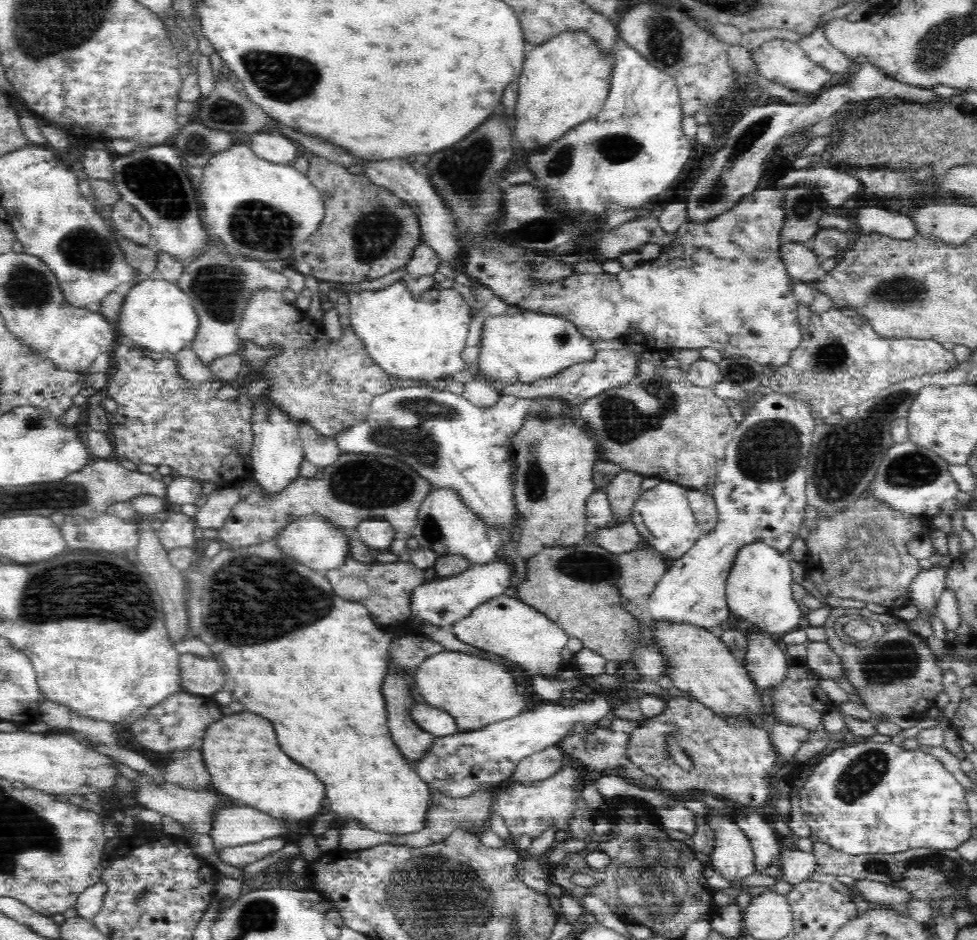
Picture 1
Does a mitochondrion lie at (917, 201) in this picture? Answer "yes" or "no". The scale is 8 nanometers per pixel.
no

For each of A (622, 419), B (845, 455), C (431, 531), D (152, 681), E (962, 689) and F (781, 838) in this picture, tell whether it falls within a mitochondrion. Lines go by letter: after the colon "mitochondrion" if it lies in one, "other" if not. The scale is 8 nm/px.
A: mitochondrion
B: mitochondrion
C: mitochondrion
D: other
E: other
F: other

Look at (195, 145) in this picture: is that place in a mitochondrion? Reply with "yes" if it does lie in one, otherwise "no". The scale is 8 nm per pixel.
yes

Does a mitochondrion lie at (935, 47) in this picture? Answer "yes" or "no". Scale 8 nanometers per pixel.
yes

